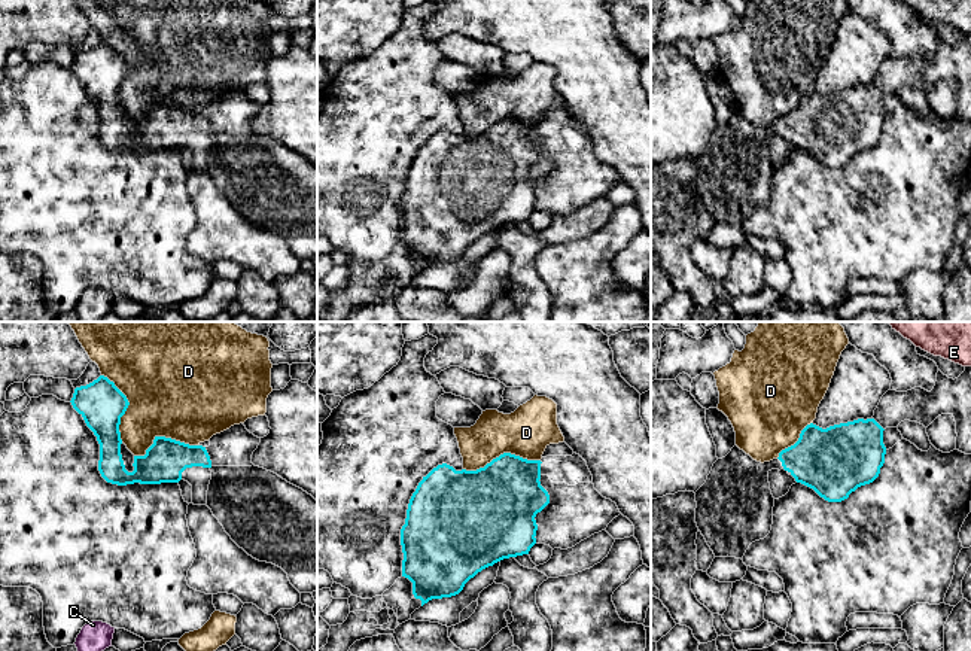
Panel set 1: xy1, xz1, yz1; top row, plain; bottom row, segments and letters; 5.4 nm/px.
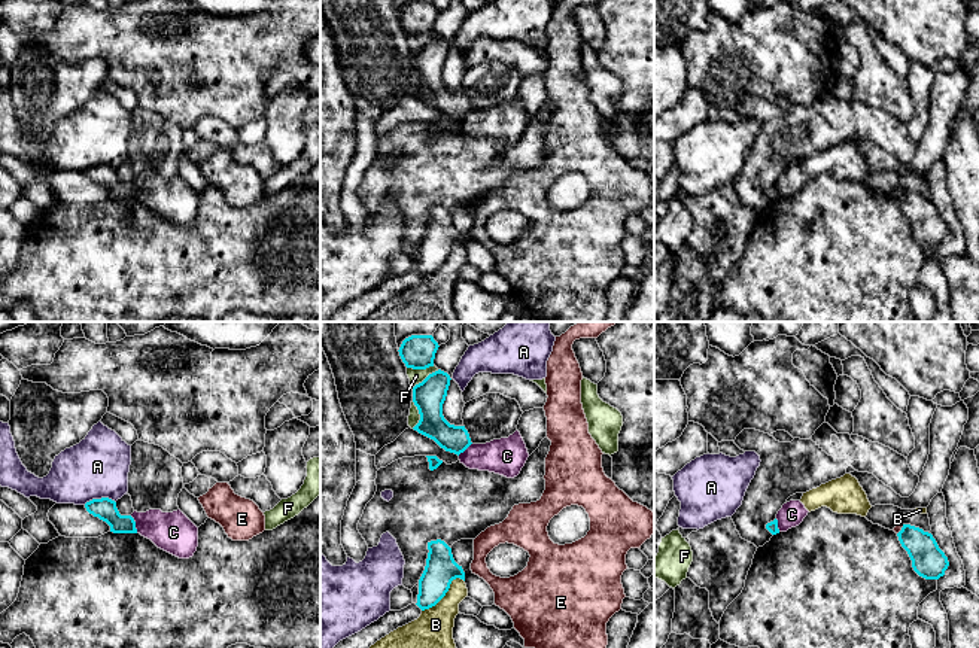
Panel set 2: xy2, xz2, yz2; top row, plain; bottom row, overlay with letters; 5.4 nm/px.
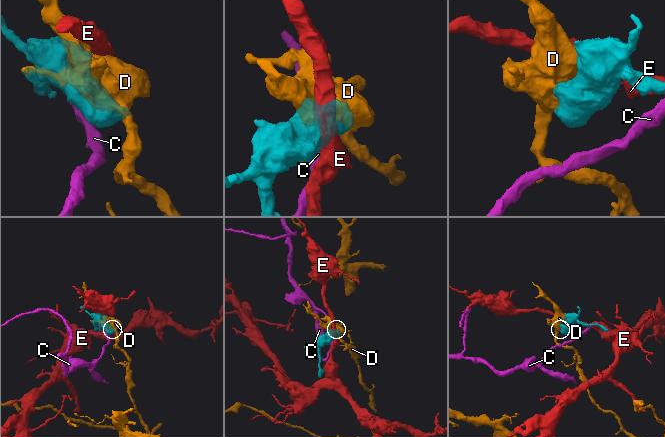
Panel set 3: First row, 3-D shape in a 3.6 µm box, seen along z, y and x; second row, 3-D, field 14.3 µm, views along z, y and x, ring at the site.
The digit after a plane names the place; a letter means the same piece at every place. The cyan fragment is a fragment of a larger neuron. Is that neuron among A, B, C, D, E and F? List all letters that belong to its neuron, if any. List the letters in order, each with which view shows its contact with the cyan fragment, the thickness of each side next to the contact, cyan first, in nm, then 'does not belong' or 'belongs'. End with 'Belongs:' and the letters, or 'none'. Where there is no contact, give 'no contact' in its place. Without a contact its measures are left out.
A: xy2 | 120/320 nm | does not belong
B: xz2 | 170/200 nm | does not belong
C: xy2 | 120/220 nm | does not belong
D: xz1 | 400/260 nm | does not belong
E: yz2 | 180/40 nm | does not belong
F: xz2 | 170/80 nm | does not belong
Belongs: none

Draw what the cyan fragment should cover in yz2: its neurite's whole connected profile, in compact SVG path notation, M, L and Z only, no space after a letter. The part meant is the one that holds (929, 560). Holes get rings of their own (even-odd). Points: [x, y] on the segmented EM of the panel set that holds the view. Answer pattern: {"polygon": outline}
{"polygon": "M903 524L897 536L912 560L913 571L919 576L939 579L945 575L949 562L931 533L910 524Z"}

